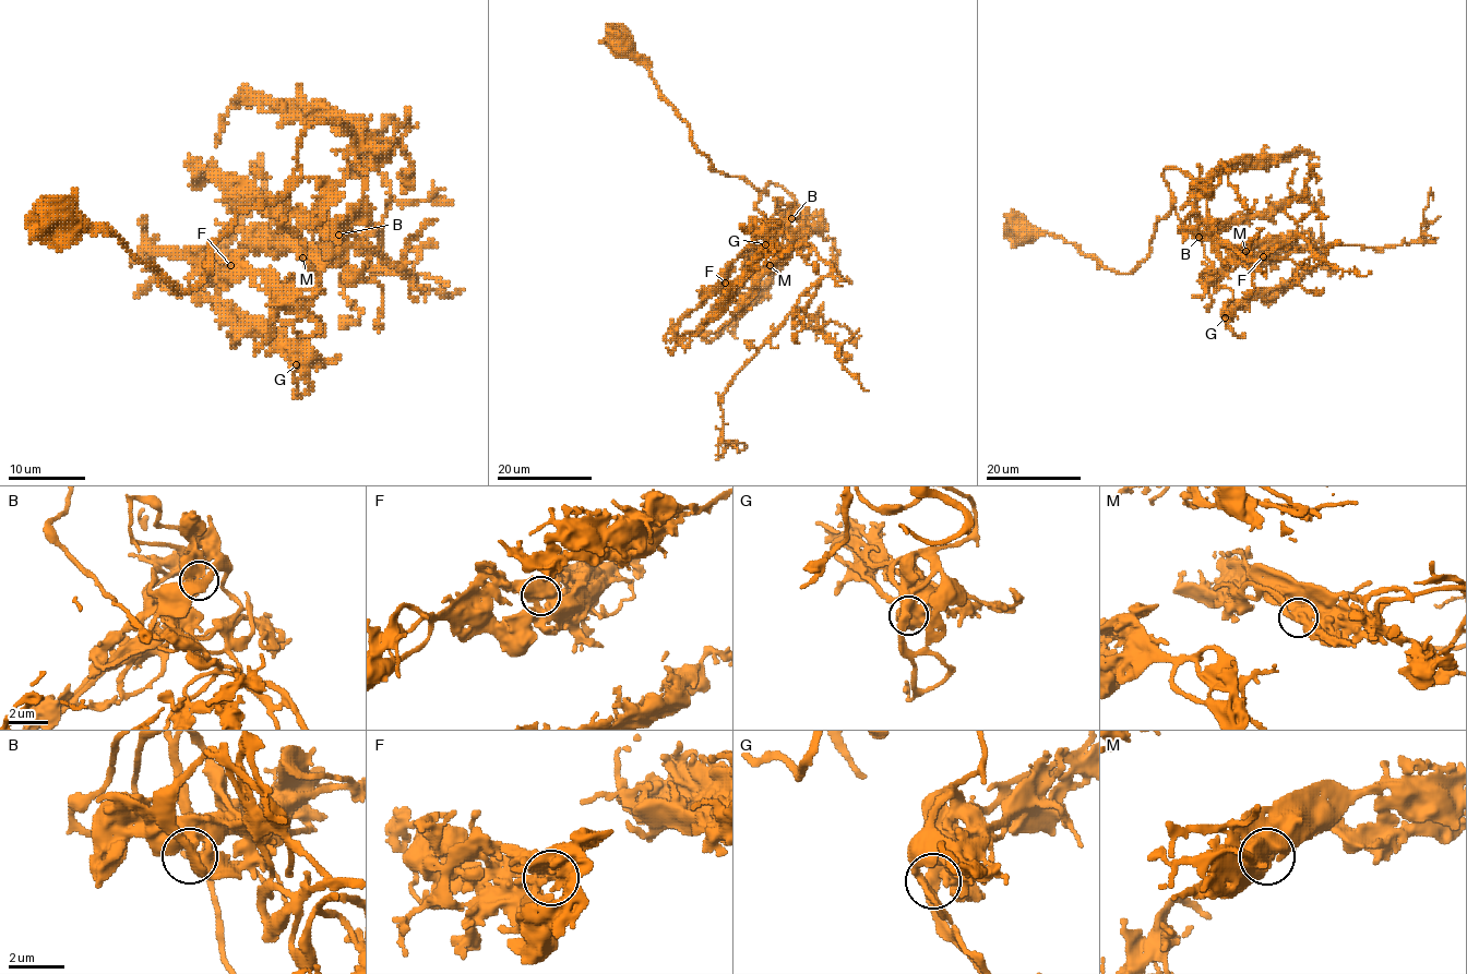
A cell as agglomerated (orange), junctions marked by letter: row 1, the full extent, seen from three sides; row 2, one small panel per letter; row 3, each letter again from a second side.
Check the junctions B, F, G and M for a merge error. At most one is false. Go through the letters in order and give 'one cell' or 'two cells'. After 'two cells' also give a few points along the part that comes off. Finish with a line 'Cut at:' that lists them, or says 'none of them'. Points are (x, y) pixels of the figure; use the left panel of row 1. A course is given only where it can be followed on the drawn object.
B: one cell
F: one cell
G: one cell
M: one cell
Cut at: none of them

